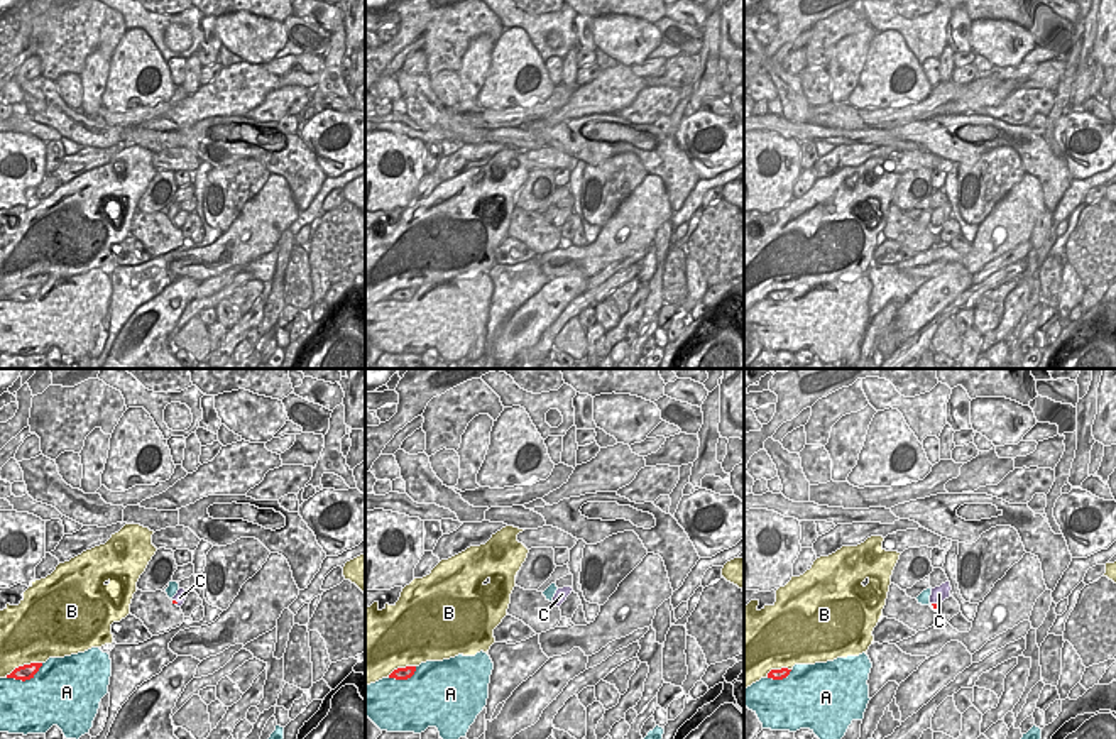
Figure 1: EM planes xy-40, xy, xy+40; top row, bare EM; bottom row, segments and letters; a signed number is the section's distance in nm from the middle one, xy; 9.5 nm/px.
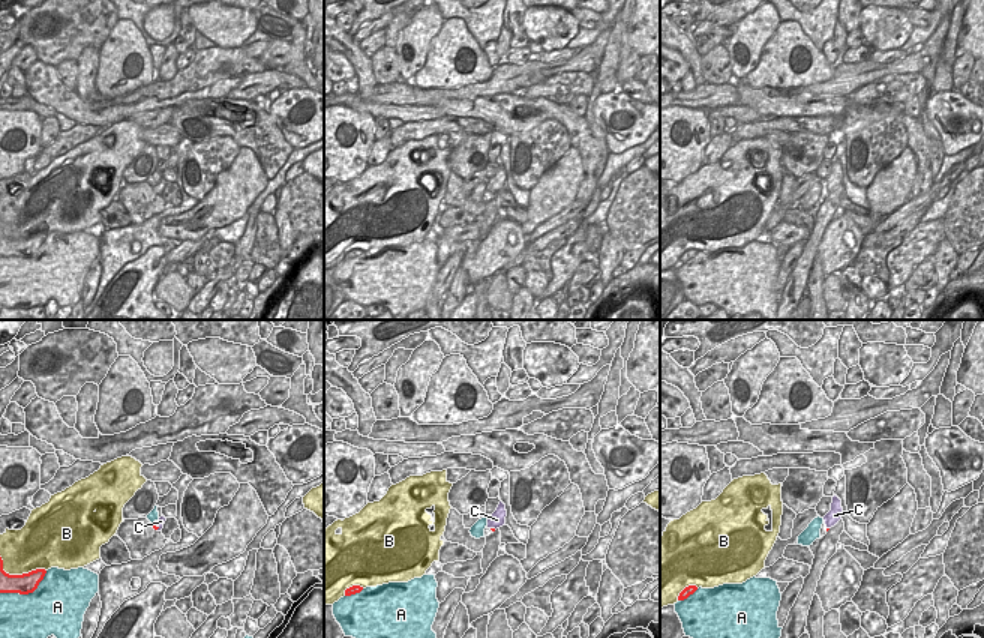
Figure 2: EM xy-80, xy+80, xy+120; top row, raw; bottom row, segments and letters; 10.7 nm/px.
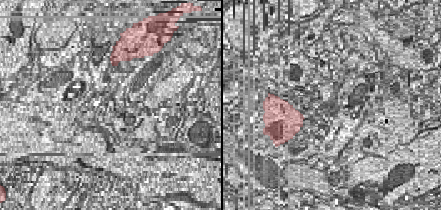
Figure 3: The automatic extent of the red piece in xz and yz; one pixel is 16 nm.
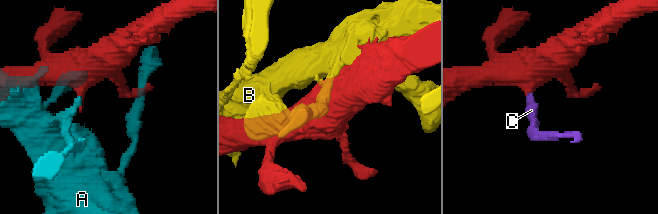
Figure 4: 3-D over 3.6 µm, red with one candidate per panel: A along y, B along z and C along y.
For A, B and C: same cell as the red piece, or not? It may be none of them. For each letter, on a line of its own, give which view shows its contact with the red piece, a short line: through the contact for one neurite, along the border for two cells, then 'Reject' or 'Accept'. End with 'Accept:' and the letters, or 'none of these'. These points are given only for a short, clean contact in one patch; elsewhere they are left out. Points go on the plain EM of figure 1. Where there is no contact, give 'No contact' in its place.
A: Touches red in xy-40. Reject
B: Touches red in xy-40. Reject
C: Touches red in xy+40. Line: xy+40 (932, 224), (937, 227). Reject
Accept: none of these.

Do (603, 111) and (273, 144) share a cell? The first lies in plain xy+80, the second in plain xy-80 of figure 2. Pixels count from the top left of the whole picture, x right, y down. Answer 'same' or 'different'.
different

